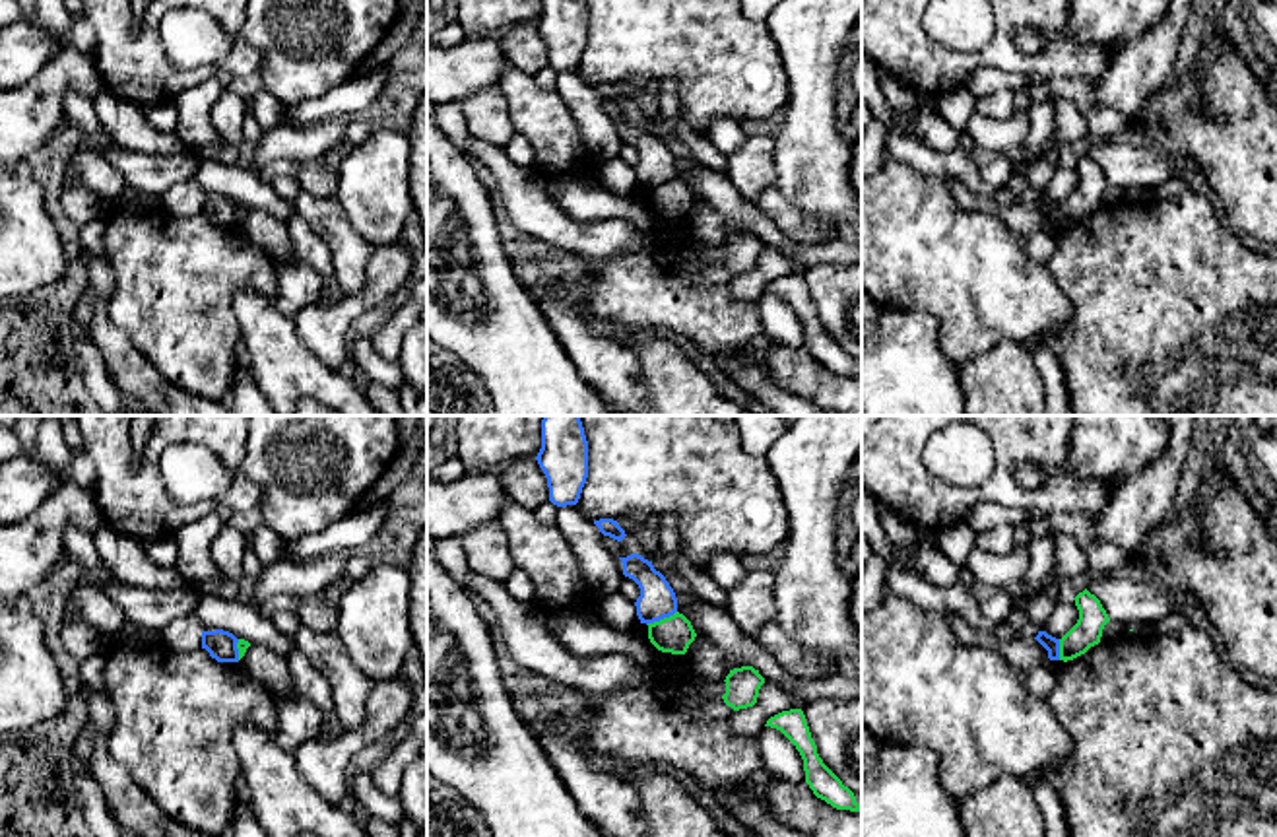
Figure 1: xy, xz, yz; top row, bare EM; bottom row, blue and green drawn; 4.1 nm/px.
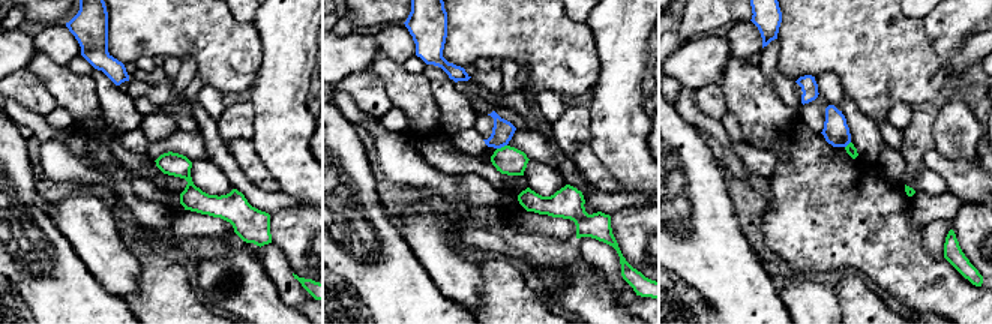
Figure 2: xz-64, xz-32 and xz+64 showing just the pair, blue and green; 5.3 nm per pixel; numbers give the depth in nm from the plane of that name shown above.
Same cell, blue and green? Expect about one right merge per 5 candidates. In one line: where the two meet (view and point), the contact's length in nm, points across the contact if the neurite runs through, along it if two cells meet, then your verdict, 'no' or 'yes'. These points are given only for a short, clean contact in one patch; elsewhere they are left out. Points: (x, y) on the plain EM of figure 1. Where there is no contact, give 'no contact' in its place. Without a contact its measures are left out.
meets blue in xz at (660, 183); contact 140 nm long; border along xz (676, 175), (647, 189); no

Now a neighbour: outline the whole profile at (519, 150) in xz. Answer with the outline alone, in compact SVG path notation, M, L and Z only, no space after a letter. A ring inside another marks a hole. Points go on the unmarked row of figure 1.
M514 134L503 150L512 163L534 169L536 153L528 138Z

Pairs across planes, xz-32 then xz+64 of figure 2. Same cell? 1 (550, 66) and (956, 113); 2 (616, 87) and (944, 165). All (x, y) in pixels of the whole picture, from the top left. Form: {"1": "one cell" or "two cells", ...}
{"1": "two cells", "2": "two cells"}

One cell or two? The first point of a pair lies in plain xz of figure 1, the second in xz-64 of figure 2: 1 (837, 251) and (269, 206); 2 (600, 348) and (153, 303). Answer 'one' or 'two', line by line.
1: one
2: two

